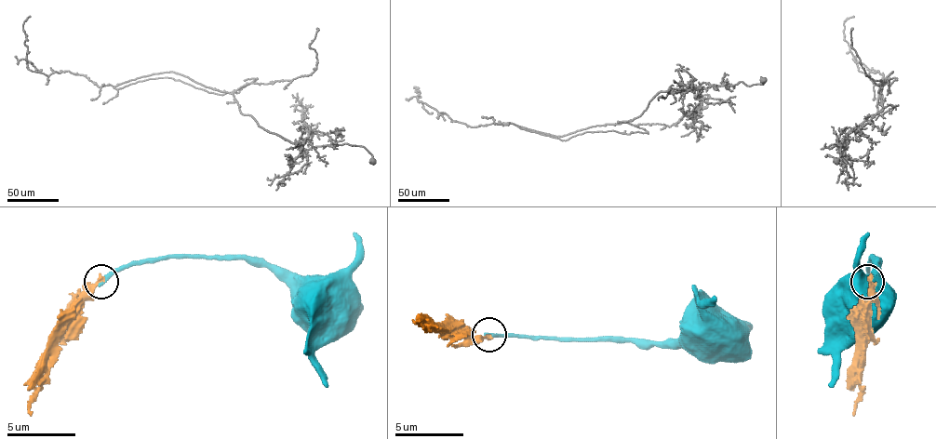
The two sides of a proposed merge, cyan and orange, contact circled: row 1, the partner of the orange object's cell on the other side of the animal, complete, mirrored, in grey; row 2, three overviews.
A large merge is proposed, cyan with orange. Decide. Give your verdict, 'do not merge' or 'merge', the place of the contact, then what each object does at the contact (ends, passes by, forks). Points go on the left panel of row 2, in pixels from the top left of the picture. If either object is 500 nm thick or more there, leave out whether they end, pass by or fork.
do not merge; place (100, 282); cyan ends; orange ends

